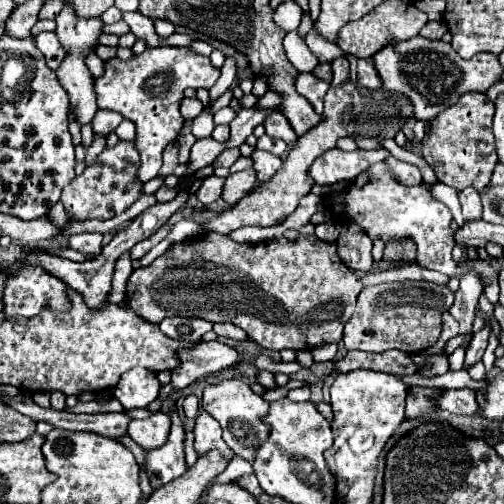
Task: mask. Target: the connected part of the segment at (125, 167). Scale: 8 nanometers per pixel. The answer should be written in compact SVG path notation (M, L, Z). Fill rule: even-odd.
M119 141L115 147L105 147L103 153L95 159L93 165L85 167L81 175L77 175L69 185L63 187L61 203L71 221L87 221L87 219L113 219L127 211L141 195L143 181L137 177L141 159L135 141Z

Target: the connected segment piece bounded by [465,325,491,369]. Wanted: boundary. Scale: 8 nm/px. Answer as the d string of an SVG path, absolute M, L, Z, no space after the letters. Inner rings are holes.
M485 325L479 333L473 333L473 339L467 347L467 355L465 355L465 369L477 361L481 361L483 357L483 351L487 347L487 341L489 341L489 333L491 333L491 327Z

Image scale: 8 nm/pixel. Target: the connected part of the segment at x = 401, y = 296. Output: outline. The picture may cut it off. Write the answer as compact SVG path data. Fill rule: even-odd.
M395 281L365 287L357 297L353 317L345 325L345 347L381 353L401 349L405 353L421 351L435 343L441 333L441 313L453 303L453 291L429 281Z

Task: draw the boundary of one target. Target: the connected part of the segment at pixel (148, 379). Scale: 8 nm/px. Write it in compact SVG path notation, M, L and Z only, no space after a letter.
M137 366L125 372L113 389L113 395L119 399L123 409L149 407L159 397L159 381L155 372Z

